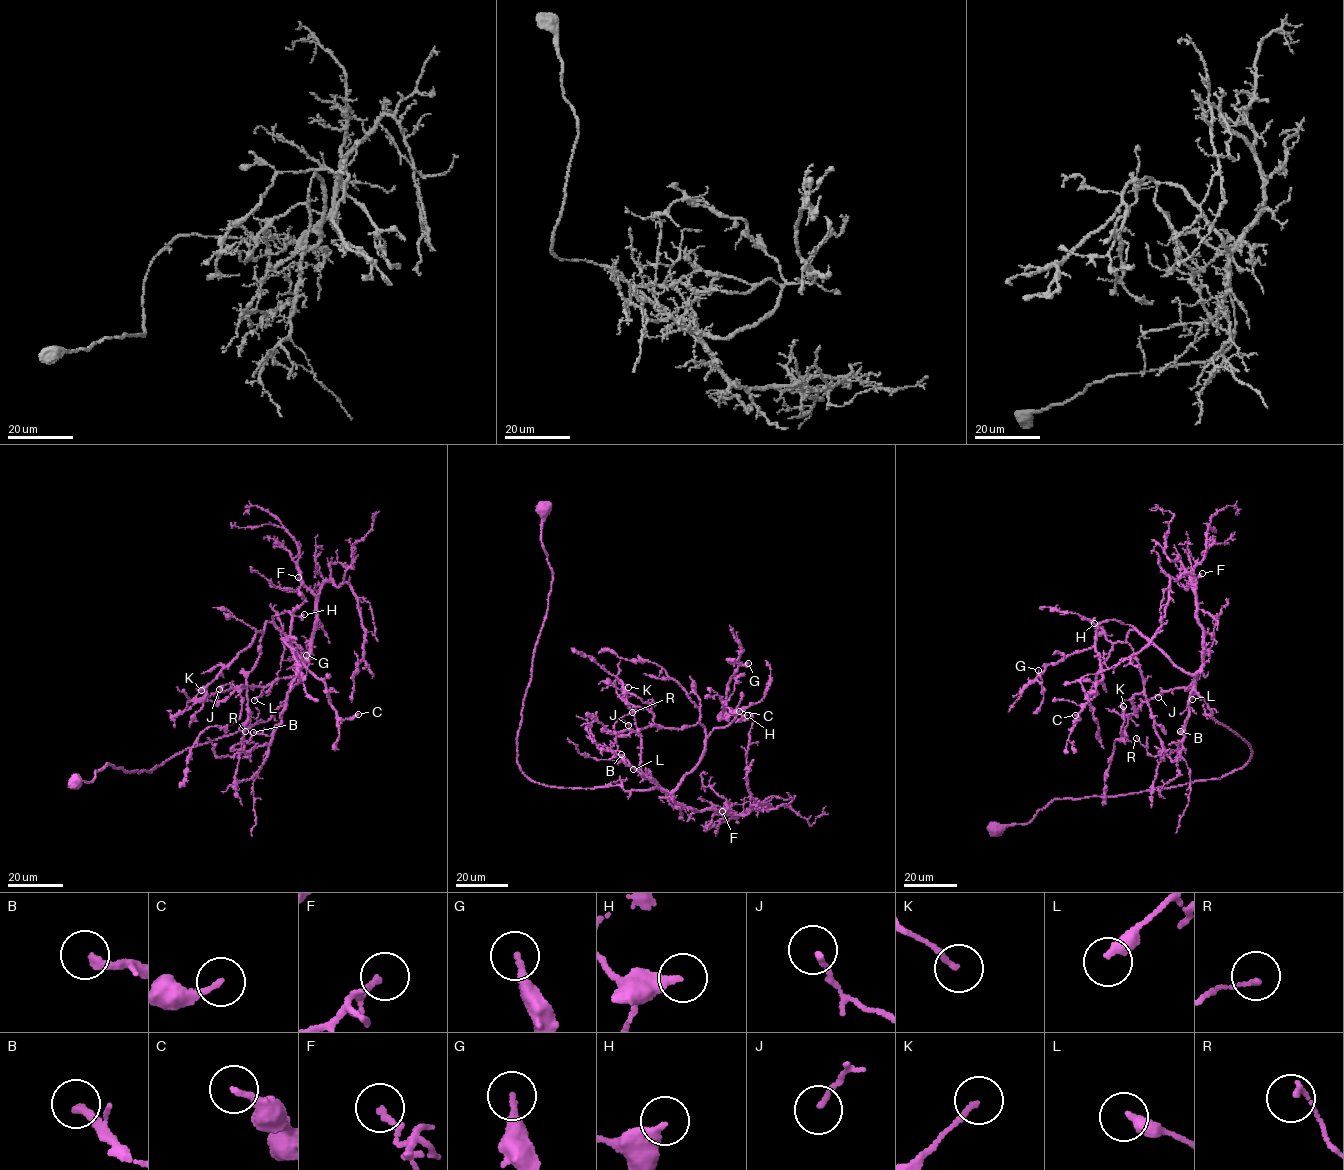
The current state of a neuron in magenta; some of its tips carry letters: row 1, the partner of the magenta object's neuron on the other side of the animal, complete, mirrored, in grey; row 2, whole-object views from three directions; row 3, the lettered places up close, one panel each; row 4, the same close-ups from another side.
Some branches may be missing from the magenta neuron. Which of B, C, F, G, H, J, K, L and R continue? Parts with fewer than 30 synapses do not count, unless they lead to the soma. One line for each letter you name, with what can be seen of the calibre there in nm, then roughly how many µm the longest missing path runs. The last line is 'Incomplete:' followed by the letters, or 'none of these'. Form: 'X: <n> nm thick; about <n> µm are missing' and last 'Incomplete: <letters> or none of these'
B: 240 nm thick; about 25 µm are missing
Incomplete: B

